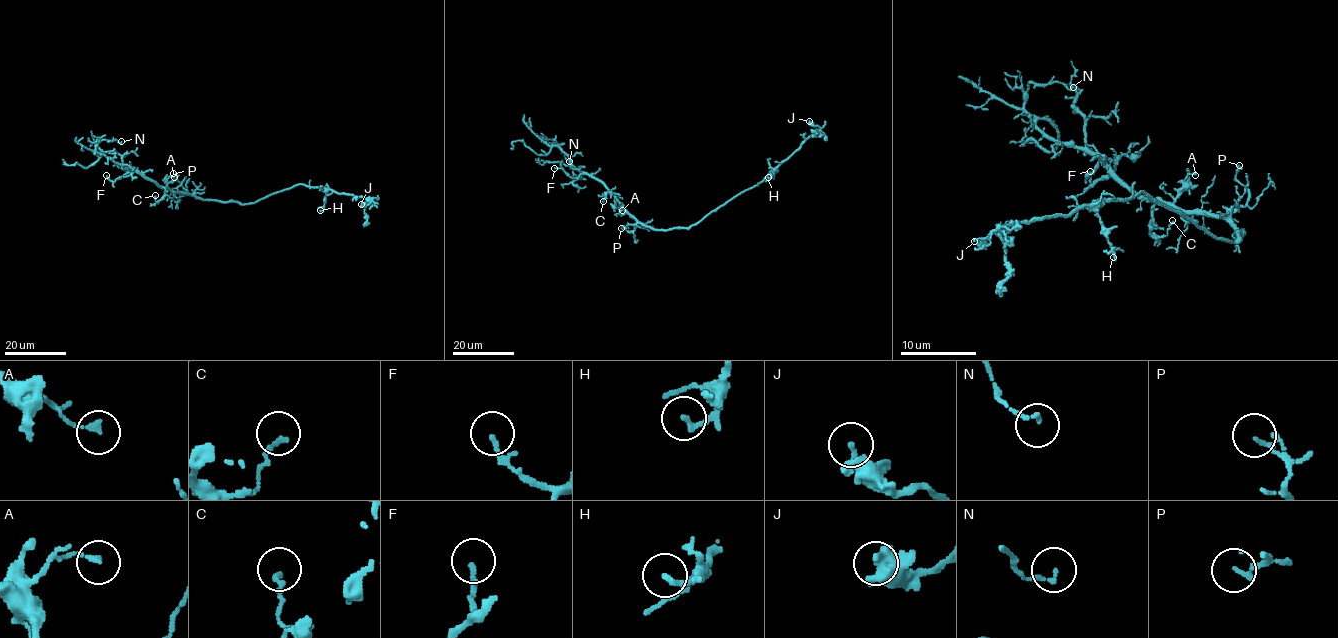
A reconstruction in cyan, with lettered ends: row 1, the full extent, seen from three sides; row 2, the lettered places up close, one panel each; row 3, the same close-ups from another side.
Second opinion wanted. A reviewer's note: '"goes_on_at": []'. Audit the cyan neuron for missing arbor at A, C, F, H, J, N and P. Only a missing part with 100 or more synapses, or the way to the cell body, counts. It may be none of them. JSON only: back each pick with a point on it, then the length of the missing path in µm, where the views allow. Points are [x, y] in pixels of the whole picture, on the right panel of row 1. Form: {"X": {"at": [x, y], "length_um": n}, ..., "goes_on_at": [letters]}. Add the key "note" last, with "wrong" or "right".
{"goes_on_at": [], "note": "right"}

